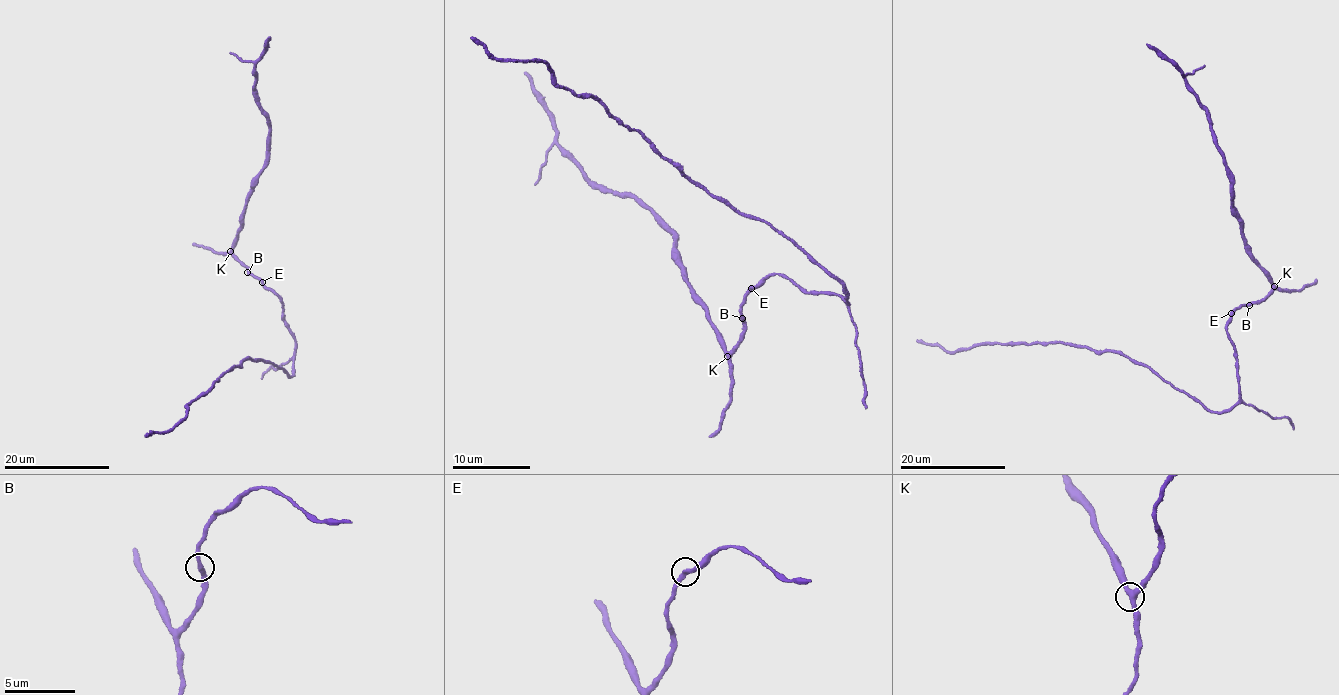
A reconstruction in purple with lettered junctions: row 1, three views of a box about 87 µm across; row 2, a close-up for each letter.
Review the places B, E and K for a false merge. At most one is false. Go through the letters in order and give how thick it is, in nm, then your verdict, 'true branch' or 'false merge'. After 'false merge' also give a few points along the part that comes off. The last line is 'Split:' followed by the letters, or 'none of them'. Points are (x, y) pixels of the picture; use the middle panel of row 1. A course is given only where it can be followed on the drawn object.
B: calibre 320 nm; true branch
E: calibre 280 nm; true branch
K: calibre 400 nm; true branch
Split: none of them

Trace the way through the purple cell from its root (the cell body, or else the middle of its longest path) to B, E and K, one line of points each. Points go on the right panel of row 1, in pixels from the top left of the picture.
B: (1236, 359), (1236, 348), (1226, 328), (1233, 311), (1249, 305)
E: (1236, 359), (1236, 348), (1226, 328), (1231, 313)
K: (1236, 359), (1236, 348), (1226, 328), (1229, 317), (1242, 305), (1265, 299), (1274, 286)

